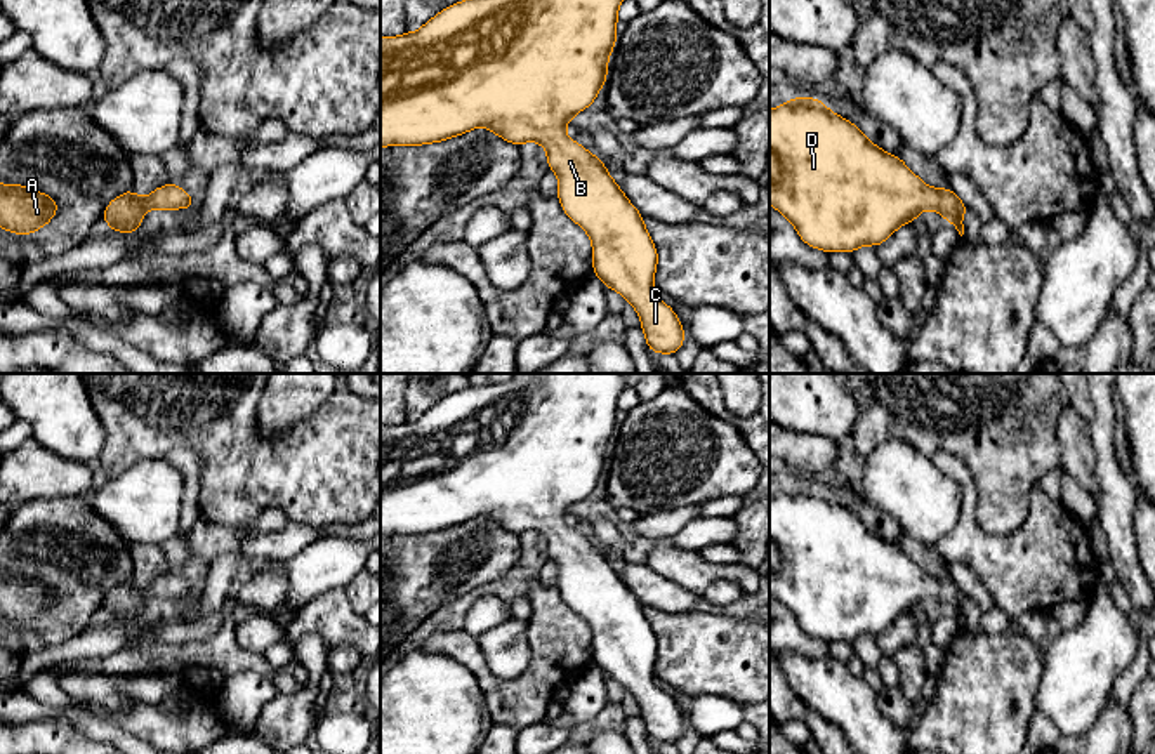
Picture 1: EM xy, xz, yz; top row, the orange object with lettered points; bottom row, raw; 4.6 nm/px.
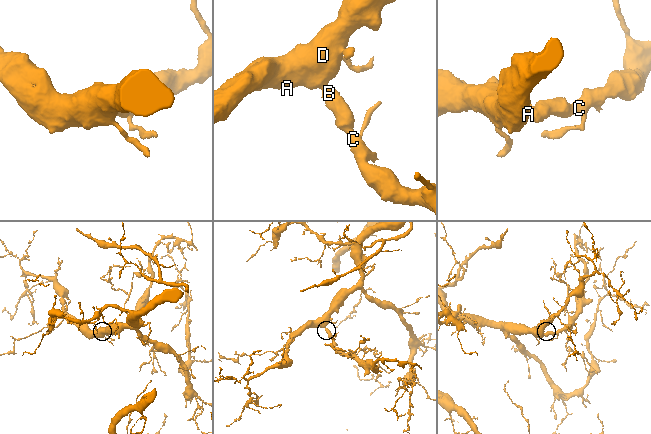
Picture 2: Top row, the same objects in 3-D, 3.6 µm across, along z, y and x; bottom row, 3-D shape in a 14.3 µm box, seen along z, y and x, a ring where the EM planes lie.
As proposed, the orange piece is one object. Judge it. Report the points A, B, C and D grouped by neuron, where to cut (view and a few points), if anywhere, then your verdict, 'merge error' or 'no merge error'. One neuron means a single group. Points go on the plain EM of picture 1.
A B C D | no cut | no merge error

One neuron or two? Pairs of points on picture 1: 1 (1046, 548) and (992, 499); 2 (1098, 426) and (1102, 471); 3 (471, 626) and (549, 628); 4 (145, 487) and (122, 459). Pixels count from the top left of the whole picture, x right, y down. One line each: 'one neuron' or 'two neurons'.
1: two neurons
2: one neuron
3: two neurons
4: two neurons

